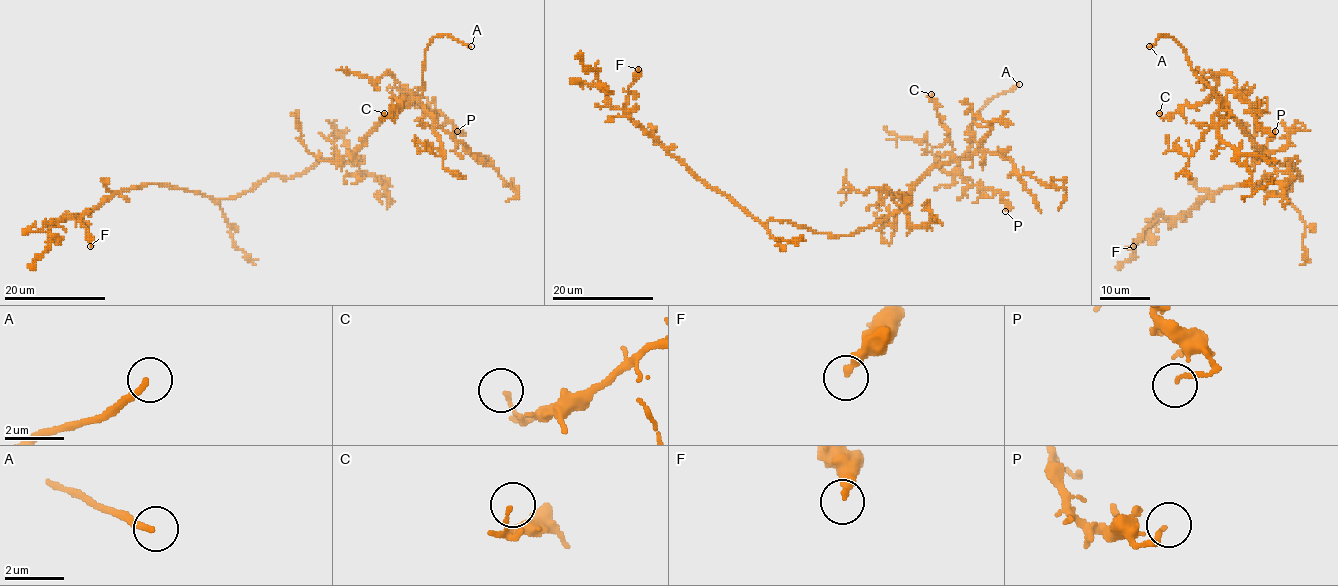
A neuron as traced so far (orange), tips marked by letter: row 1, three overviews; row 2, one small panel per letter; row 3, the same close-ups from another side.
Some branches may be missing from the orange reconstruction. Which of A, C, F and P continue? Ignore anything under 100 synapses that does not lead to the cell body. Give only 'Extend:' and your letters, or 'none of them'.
Extend: A

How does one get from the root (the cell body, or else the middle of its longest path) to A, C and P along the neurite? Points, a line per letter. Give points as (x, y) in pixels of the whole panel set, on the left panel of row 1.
A: (277, 175), (300, 175), (323, 160), (352, 163), (386, 117), (420, 96), (434, 37), (471, 46)
C: (277, 175), (300, 175), (323, 160), (352, 163), (404, 96), (384, 113)
P: (277, 175), (300, 175), (323, 160), (352, 163), (367, 136), (412, 92), (457, 131)

